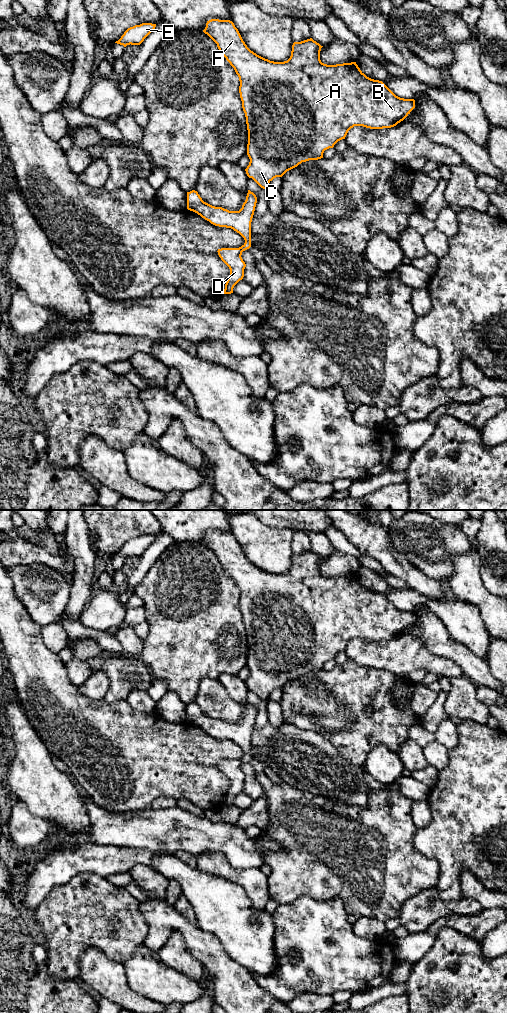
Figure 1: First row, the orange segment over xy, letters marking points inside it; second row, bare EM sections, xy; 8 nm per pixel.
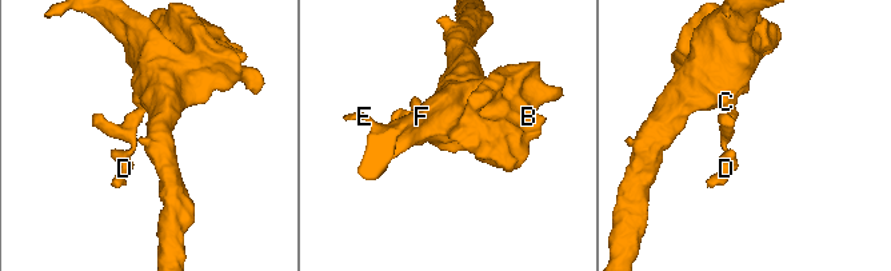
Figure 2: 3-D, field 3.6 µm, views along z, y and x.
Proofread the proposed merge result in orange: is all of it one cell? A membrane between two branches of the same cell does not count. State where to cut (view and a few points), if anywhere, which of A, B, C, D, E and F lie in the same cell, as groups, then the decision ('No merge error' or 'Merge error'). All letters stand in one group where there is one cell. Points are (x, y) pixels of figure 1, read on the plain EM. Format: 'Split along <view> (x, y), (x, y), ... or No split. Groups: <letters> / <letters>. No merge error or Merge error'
No split. Groups: A B C D E F. No merge error

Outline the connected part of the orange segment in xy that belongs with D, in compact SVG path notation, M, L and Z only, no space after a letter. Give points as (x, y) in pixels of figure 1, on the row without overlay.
M195 702L187 704L188 722L197 725L215 738L233 741L245 752L245 755L239 760L221 760L217 763L221 772L230 781L230 787L225 796L224 806L233 805L234 798L244 789L246 776L241 767L243 763L251 759L251 734L256 715L256 707L248 702L242 720L239 723L229 723L204 714Z

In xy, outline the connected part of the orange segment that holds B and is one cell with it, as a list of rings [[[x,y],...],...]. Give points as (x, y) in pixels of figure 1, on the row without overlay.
[[[211,531],[207,533],[203,544],[217,556],[239,589],[239,605],[248,642],[247,667],[250,671],[245,683],[263,701],[267,701],[274,690],[282,689],[302,674],[323,670],[324,663],[345,651],[354,638],[391,640],[403,633],[415,620],[414,611],[396,608],[382,593],[367,589],[356,574],[336,577],[322,575],[320,563],[323,558],[312,550],[294,554],[290,570],[284,574],[274,574],[251,563],[230,532]]]

